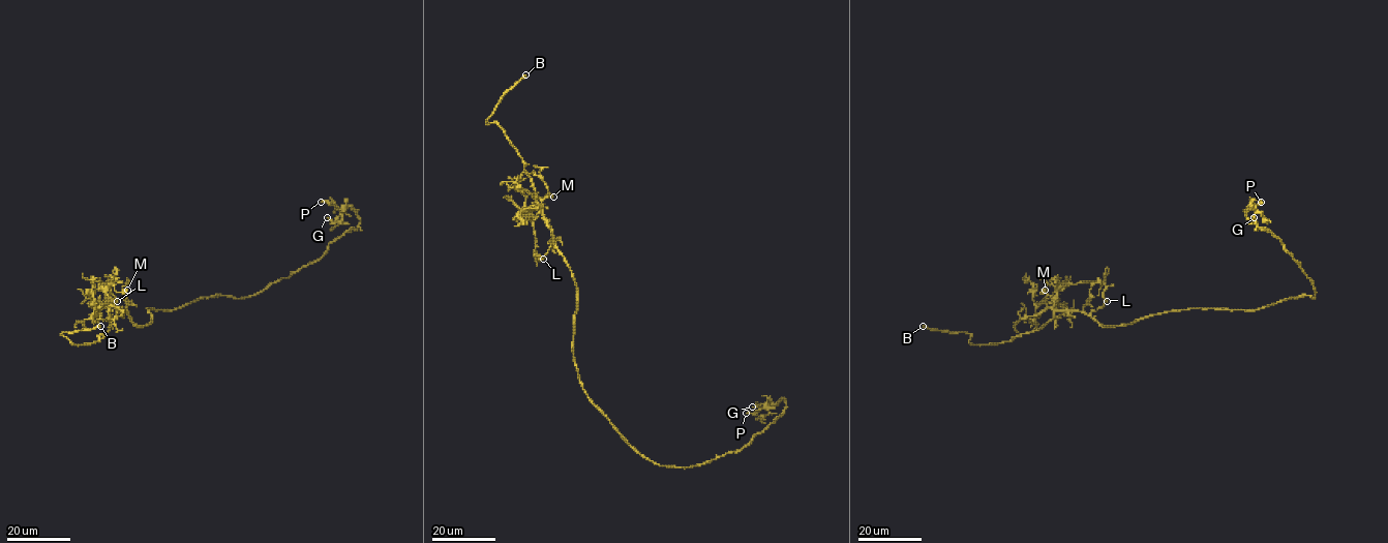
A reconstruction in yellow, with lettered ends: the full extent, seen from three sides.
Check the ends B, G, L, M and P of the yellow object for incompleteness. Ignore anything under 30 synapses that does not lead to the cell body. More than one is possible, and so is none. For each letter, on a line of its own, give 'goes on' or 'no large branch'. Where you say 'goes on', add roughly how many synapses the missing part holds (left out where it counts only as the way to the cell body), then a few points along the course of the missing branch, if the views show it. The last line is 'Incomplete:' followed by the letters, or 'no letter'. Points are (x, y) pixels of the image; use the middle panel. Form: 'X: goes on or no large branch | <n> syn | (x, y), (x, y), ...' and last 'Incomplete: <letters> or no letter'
B: goes on
G: no large branch
L: no large branch
M: no large branch
P: no large branch
Incomplete: B

